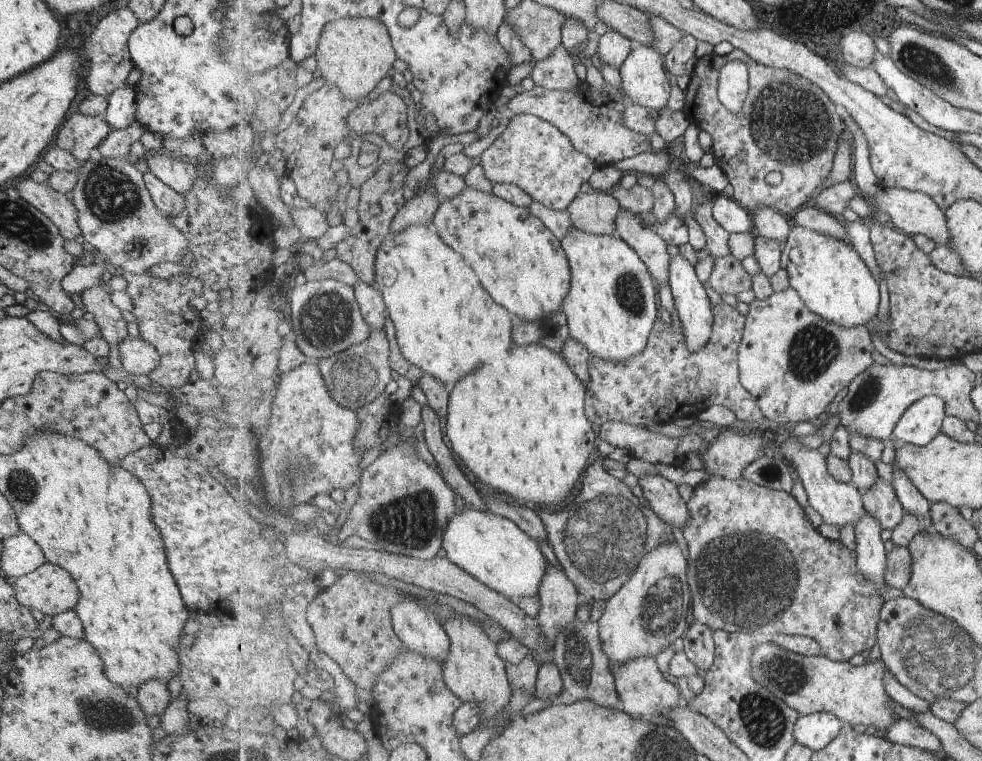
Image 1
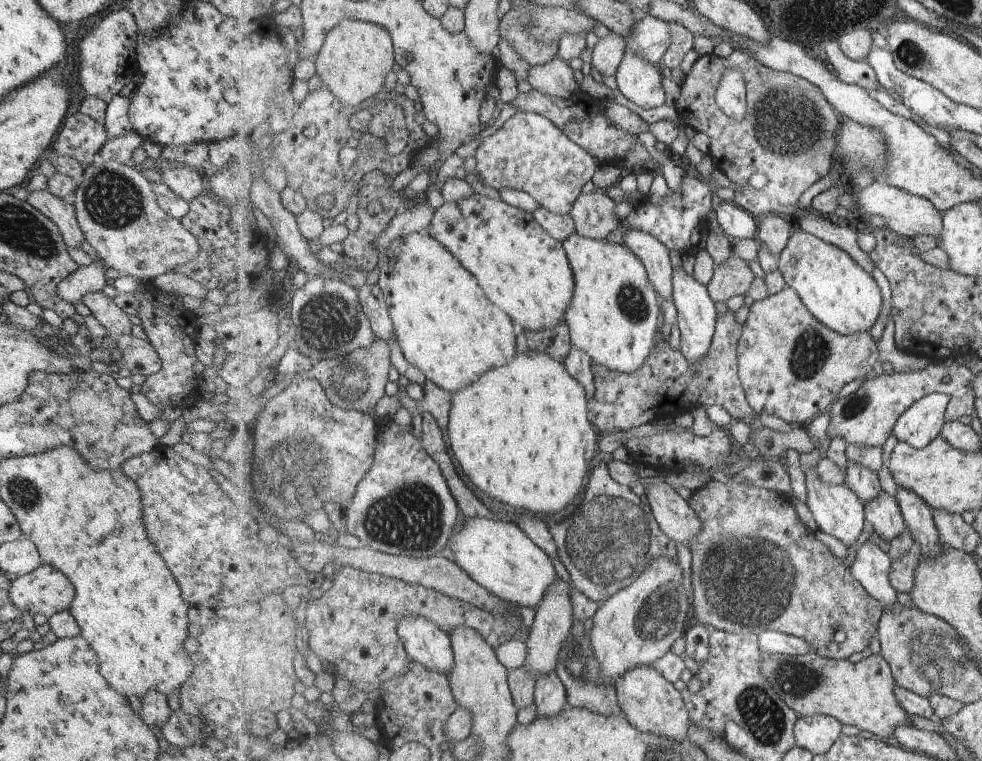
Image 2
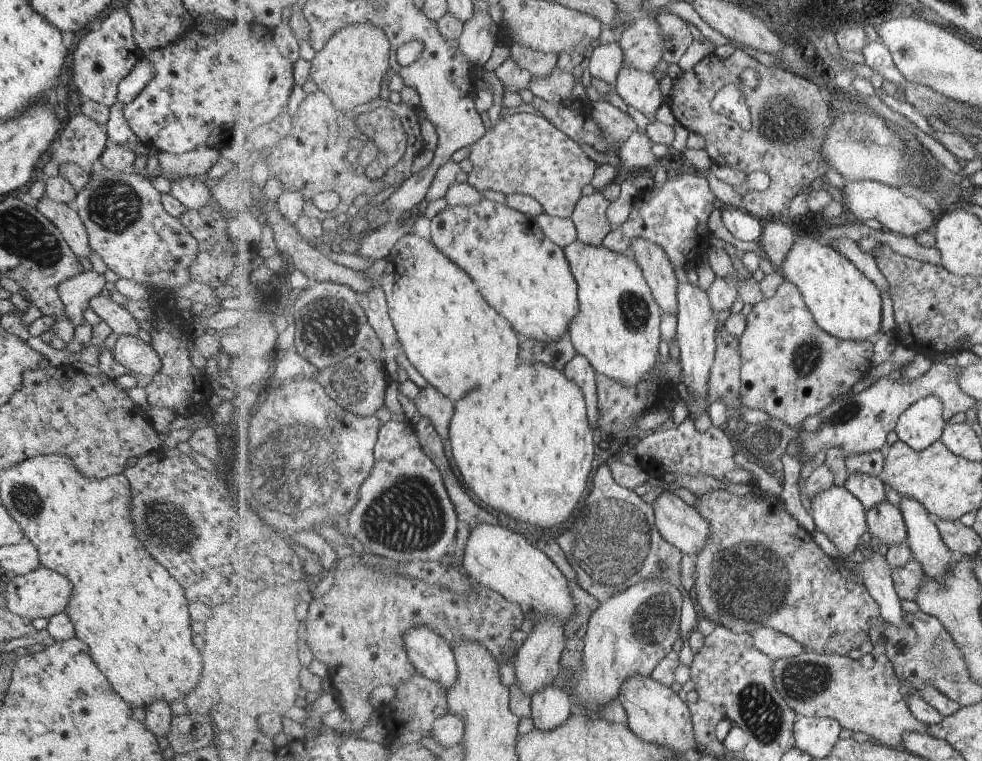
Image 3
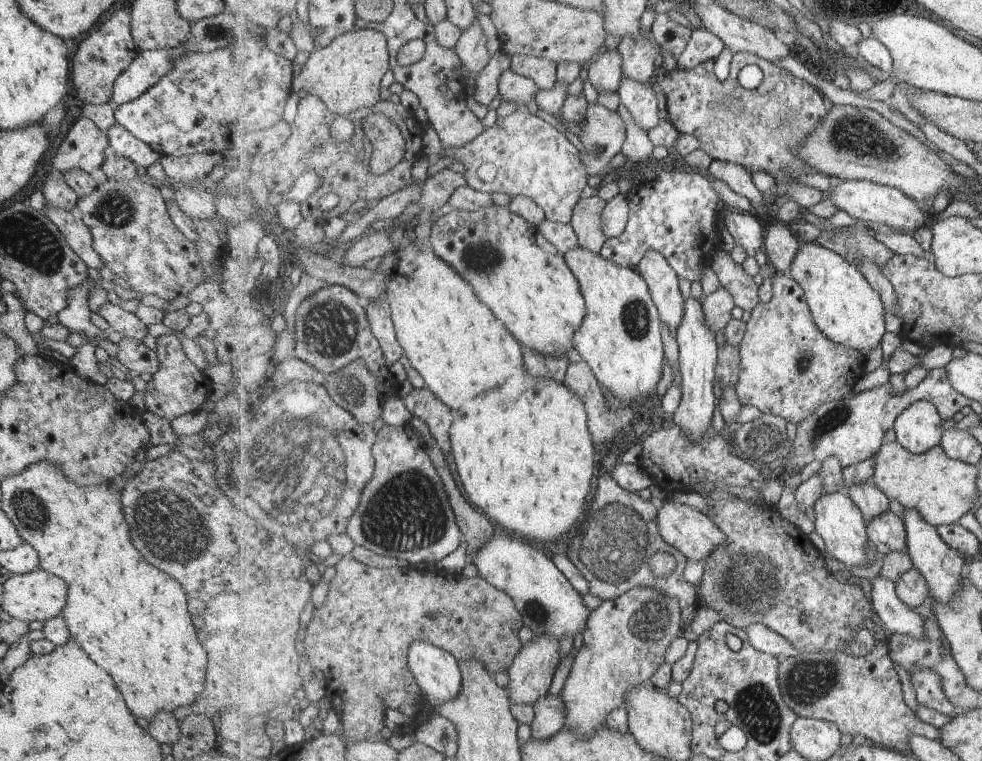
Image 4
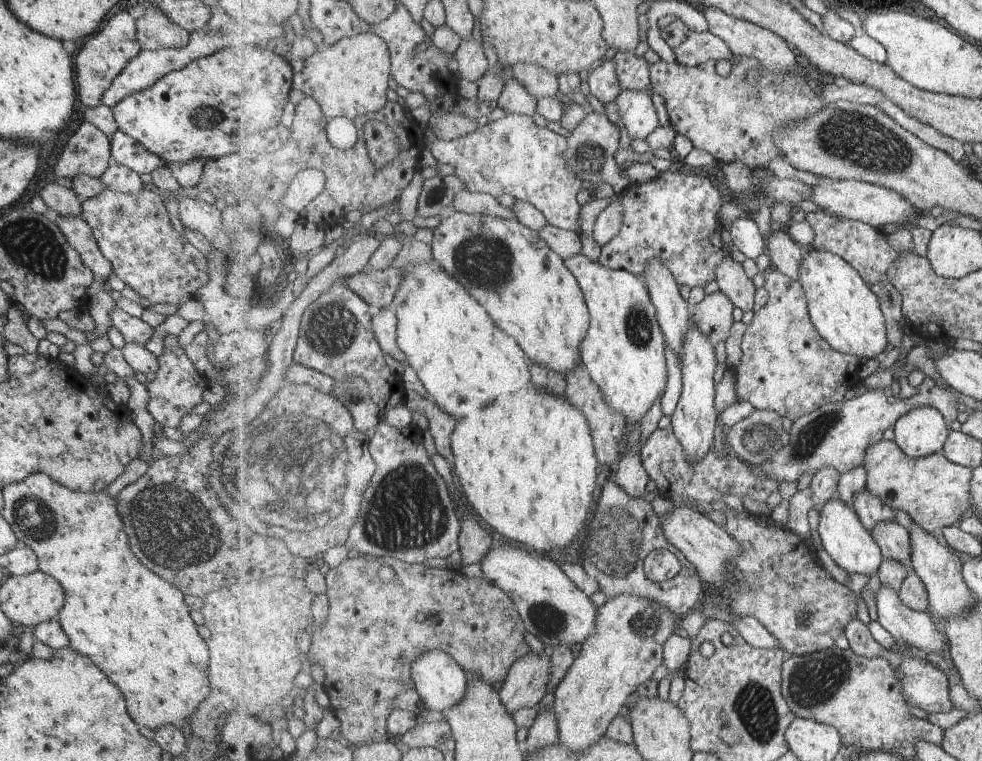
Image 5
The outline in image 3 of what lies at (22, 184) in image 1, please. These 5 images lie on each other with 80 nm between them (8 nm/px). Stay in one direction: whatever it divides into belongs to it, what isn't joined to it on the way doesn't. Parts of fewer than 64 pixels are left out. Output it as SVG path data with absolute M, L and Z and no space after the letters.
M43 194L38 198L35 208L59 229L62 239L75 256L88 259L89 251L91 251L88 236L71 204L55 202Z

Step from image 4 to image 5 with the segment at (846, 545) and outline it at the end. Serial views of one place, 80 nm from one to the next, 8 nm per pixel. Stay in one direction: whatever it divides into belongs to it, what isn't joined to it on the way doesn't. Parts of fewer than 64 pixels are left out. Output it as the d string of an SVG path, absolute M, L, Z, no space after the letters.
M835 497L829 500L820 512L818 534L824 550L841 569L849 573L862 574L871 577L878 574L884 564L884 557L872 534L861 522L856 510L850 504L845 504Z

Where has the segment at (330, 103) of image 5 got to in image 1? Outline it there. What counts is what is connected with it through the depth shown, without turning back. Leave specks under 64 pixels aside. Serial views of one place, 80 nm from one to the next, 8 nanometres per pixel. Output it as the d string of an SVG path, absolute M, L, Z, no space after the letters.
M344 17L326 24L317 50L317 68L350 99L360 100L391 72L398 54L389 27L375 17Z

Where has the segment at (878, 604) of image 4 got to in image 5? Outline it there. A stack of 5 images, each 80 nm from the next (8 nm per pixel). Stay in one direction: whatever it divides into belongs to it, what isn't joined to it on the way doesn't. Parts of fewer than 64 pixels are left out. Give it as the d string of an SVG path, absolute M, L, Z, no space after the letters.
M881 586L876 600L878 622L896 640L925 649L930 653L945 650L947 636L937 630L928 611L913 611L900 600L900 594L889 586Z

